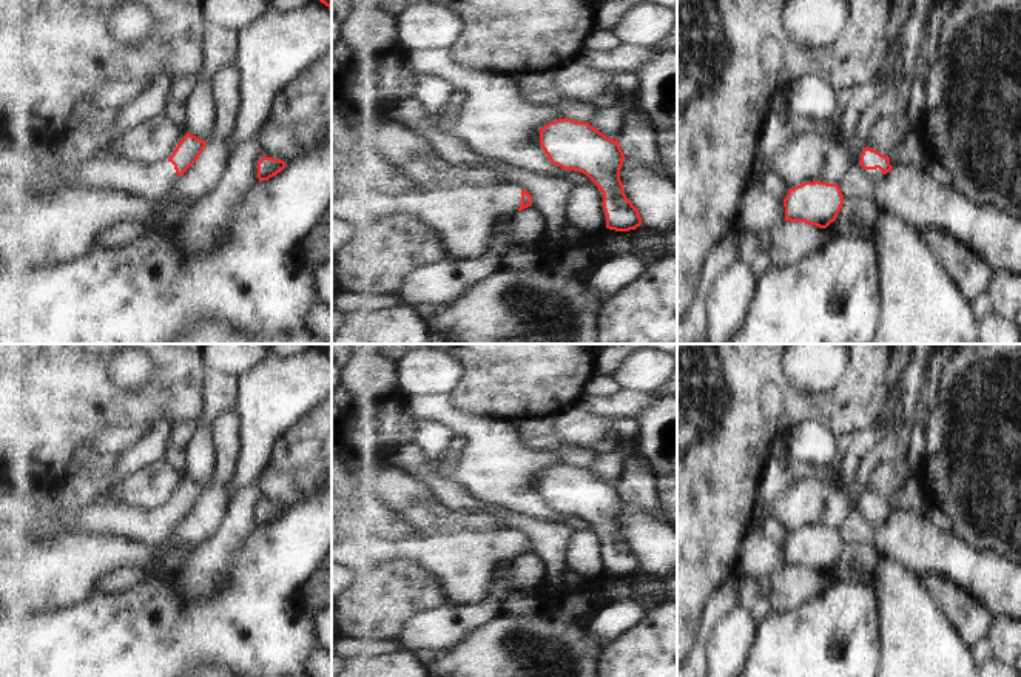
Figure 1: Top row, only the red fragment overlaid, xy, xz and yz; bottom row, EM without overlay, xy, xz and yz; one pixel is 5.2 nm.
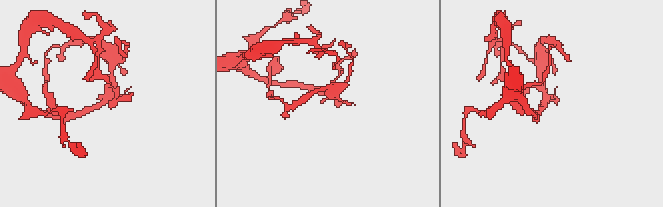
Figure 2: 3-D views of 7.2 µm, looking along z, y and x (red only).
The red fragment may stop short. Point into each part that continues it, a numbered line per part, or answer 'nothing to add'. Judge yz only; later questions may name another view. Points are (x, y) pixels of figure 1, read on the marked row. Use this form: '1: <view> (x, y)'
1: yz (876, 176)

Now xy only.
1: xy (22, 158)

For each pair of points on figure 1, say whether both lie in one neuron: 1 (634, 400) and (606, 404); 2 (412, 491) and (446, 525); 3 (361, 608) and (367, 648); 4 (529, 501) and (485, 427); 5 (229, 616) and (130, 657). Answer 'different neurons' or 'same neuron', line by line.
1: same neuron
2: different neurons
3: different neurons
4: same neuron
5: same neuron

